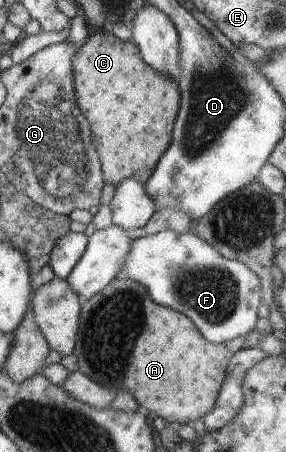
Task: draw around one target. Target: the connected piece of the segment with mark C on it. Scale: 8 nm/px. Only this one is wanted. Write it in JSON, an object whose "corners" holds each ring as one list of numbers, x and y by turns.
{"corners":[[110,30,91,32,85,44,76,51,72,62,76,104,90,122,92,142,98,150,105,184,117,187,123,180,134,178,145,184,158,160,168,150,177,112,181,106,181,89,168,74,158,74,142,62,140,51,131,41,122,42]]}

